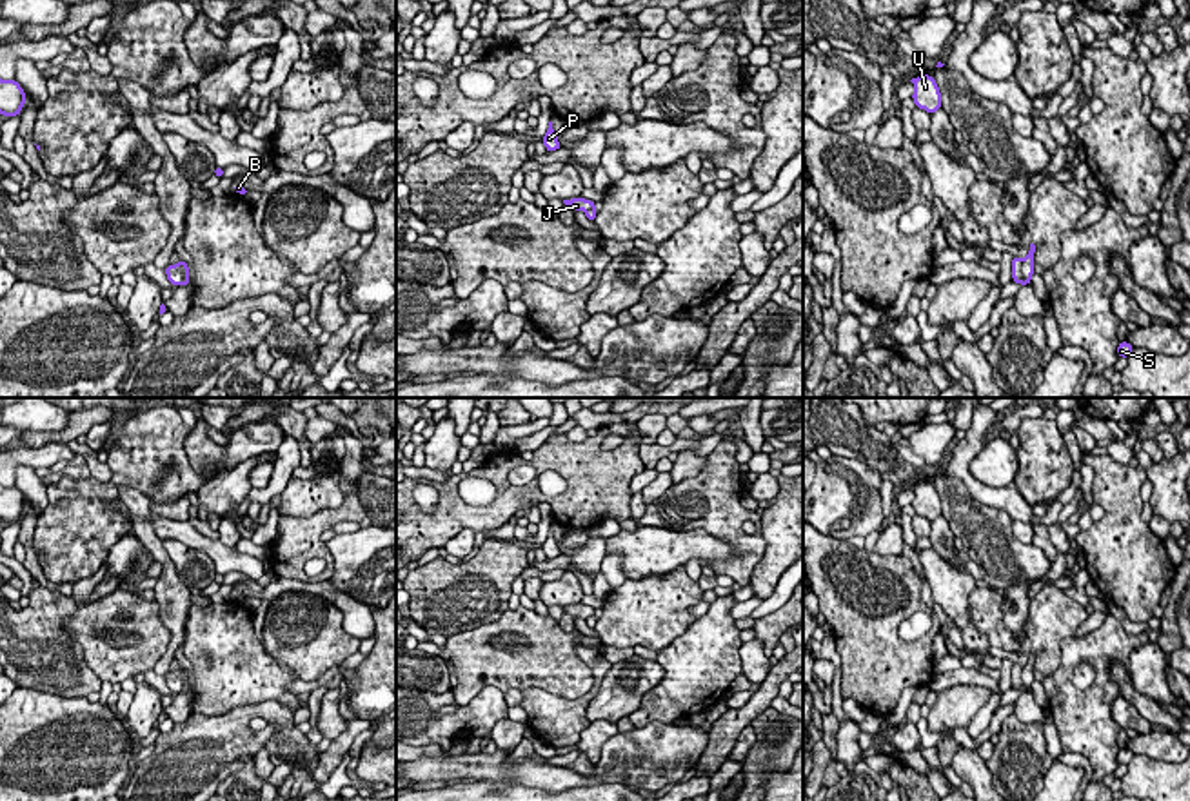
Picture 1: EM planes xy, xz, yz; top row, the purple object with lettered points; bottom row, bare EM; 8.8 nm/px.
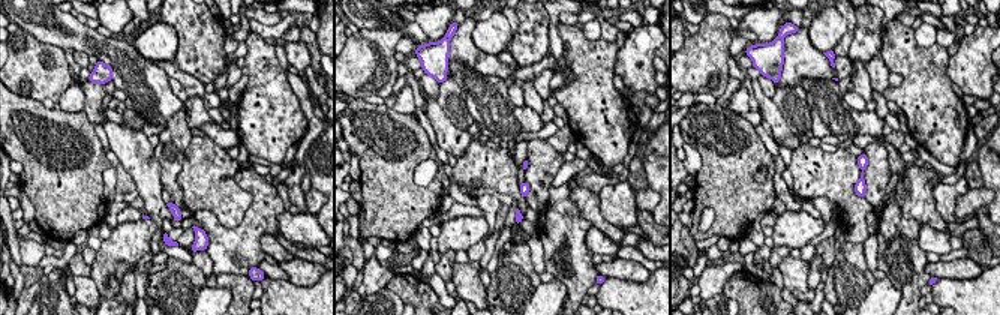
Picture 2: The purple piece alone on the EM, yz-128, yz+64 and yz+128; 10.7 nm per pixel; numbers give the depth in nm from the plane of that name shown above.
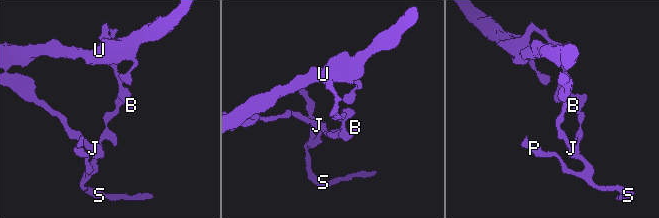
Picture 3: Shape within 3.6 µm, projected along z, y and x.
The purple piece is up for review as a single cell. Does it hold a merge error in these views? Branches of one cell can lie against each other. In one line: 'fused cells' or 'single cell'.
fused cells

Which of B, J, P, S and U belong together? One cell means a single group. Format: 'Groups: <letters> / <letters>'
Groups: B U / J P S

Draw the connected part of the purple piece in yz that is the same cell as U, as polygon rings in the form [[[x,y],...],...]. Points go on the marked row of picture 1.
[[[921,74],[910,80],[914,84],[912,100],[914,105],[934,114],[941,109],[941,91],[932,74]]]

